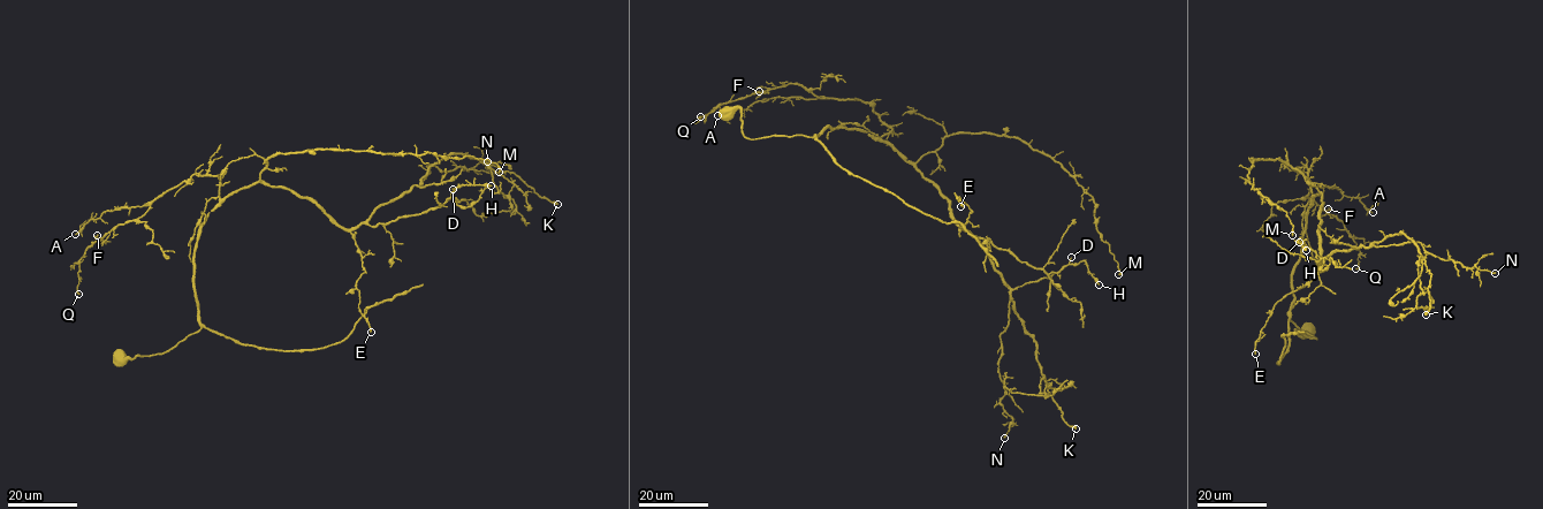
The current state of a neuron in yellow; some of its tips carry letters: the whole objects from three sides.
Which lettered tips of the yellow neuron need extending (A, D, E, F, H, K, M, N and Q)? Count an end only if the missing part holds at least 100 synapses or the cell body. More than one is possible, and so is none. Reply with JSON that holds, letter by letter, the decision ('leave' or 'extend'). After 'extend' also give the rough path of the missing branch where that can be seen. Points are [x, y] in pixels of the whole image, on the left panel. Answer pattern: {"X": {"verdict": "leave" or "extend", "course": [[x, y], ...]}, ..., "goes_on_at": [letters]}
{"A": {"verdict": "leave"}, "D": {"verdict": "leave"}, "E": {"verdict": "leave"}, "F": {"verdict": "leave"}, "H": {"verdict": "leave"}, "K": {"verdict": "leave"}, "M": {"verdict": "leave"}, "N": {"verdict": "leave"}, "Q": {"verdict": "leave"}, "goes_on_at": []}

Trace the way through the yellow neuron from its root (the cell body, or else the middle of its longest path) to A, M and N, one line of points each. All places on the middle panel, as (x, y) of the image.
A: (726, 113), (739, 108), (751, 138), (891, 130), (859, 99), (773, 97), (717, 115)
M: (726, 113), (739, 108), (751, 138), (856, 128), (914, 162), (955, 134), (1020, 138), (1093, 198), (1118, 274)
N: (726, 113), (739, 108), (751, 138), (856, 128), (937, 185), (1009, 289), (998, 369), (1013, 423), (1004, 438)

